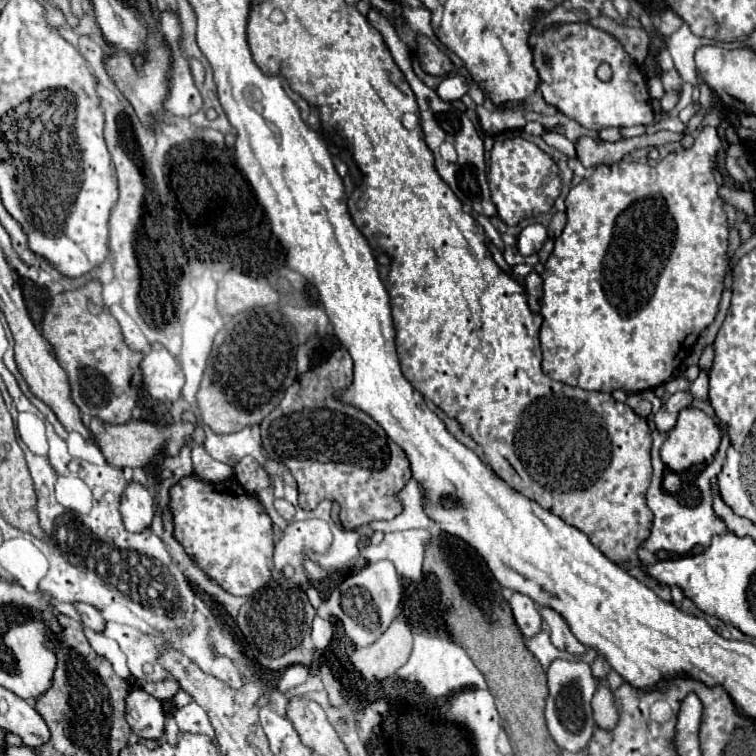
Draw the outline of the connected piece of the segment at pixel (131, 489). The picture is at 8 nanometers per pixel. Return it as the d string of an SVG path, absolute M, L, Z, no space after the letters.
M129 481L121 495L121 515L127 531L143 531L143 527L151 525L153 519L153 497L147 487Z

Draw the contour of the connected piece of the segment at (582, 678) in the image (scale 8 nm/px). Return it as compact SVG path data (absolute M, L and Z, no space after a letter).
M555 659L551 661L547 669L547 707L545 707L545 721L549 727L549 733L553 741L567 751L581 751L587 747L595 721L591 717L591 697L597 689L599 681L591 673L589 663L585 661L567 661L567 659Z

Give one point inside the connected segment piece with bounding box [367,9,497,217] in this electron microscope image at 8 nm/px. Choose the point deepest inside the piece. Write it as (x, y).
(442, 123)

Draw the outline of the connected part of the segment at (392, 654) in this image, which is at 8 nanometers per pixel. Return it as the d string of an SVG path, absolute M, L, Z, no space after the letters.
M393 621L373 645L355 649L351 663L367 681L383 681L405 665L411 655L411 647L413 637L409 627L401 621Z

